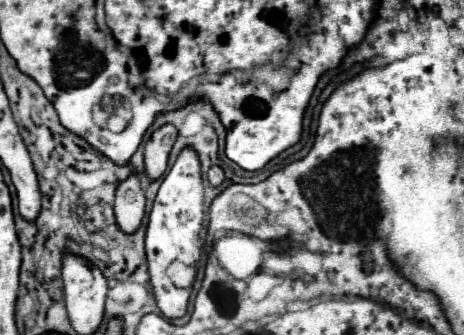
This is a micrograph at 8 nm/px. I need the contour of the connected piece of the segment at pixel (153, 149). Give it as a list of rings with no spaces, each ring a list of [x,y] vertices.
[[[164,124],[158,130],[154,130],[152,138],[146,142],[144,150],[144,164],[146,164],[146,176],[150,180],[156,180],[164,174],[168,166],[168,154],[174,146],[178,132],[172,124]]]

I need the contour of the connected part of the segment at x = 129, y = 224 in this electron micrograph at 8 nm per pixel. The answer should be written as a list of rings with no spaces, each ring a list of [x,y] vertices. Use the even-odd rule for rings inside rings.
[[[130,174],[116,186],[116,200],[114,200],[114,214],[118,226],[132,234],[138,230],[144,218],[144,192],[140,188],[138,174]]]

